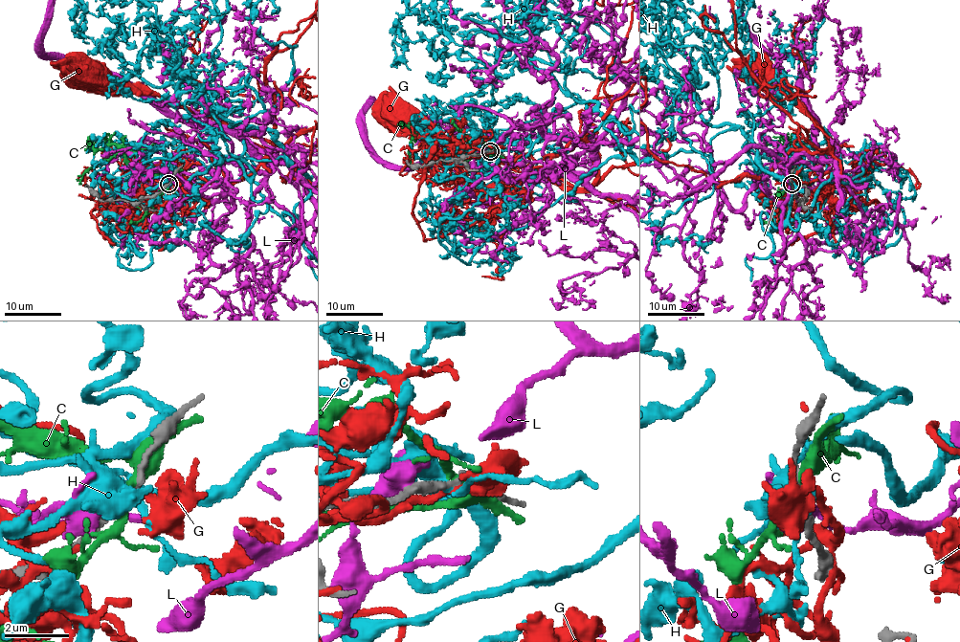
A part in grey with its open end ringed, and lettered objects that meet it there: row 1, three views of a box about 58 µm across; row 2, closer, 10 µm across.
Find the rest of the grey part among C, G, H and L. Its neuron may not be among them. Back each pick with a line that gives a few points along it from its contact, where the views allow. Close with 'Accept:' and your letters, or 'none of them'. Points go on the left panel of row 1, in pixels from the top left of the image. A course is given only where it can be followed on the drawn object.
H: via (168, 183), (127, 180), (281, 156), (302, 230), (177, 177), (130, 269), (133, 214)
Accept: H

